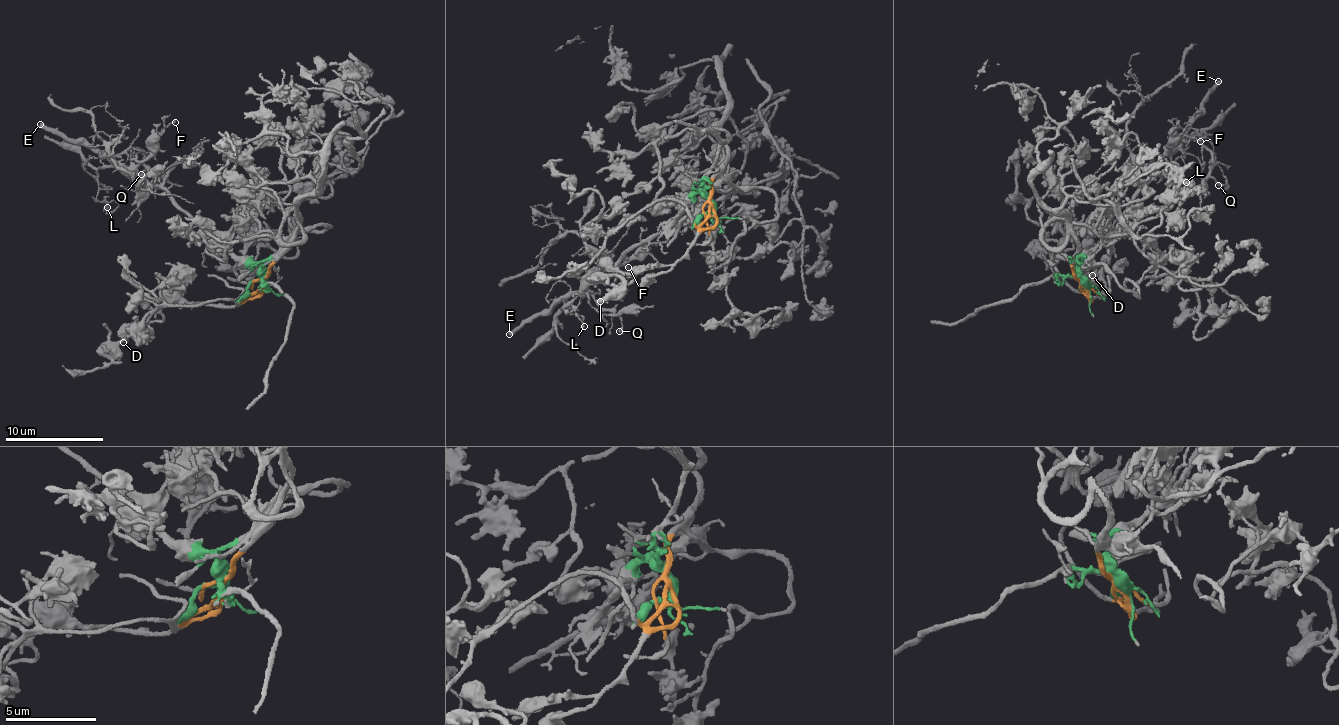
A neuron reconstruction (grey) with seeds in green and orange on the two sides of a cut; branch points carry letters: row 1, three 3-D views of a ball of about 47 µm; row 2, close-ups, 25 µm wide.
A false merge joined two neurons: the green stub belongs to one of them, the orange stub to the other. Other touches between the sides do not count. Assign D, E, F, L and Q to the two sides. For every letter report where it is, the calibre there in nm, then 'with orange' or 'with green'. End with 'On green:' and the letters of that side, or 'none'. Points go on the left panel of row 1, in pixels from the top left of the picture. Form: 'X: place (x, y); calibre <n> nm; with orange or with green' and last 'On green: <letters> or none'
D: place (123, 342); calibre 280 nm; with orange
E: place (40, 124); calibre 320 nm; with green
F: place (175, 122); calibre 100 nm; with green
L: place (107, 207); calibre 130 nm; with green
Q: place (141, 174); calibre 160 nm; with green
On green: E, F, L, Q

